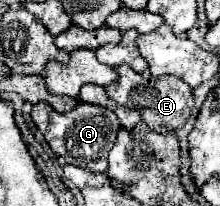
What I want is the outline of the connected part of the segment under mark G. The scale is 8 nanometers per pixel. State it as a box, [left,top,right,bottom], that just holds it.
[45,102,119,172]

